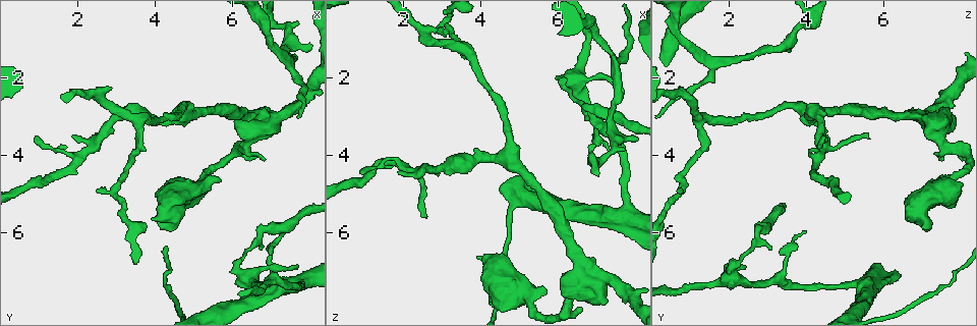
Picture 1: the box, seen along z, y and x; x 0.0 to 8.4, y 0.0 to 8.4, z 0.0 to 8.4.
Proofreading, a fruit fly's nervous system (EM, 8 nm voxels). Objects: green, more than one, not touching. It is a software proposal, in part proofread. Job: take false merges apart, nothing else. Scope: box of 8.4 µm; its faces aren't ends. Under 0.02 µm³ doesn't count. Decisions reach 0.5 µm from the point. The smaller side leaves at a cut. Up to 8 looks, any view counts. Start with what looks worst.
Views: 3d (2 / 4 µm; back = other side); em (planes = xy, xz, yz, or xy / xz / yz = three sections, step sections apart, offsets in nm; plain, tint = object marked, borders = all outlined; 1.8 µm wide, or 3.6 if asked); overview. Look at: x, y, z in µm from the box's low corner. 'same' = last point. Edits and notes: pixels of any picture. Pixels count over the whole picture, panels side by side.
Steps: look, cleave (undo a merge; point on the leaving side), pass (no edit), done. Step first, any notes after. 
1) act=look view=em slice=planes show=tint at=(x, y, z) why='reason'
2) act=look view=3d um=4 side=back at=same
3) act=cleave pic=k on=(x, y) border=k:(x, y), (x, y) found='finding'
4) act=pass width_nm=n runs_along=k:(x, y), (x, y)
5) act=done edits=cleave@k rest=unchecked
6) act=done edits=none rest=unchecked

act=look view=3d um=4 at=(6.30, 3.80, 7.70) why='sudden change in width'

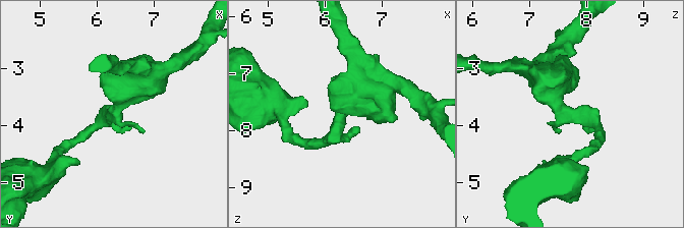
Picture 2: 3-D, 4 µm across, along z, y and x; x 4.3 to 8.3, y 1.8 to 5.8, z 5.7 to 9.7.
act=look view=em slice=yz step=4 show=tint at=(6.30, 3.75, 7.65) why='now the EM'

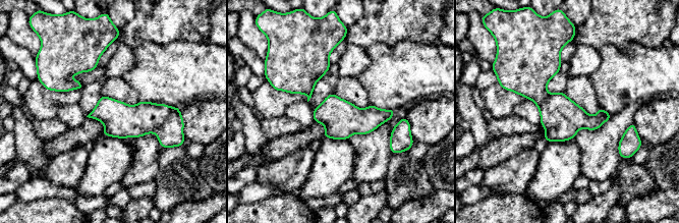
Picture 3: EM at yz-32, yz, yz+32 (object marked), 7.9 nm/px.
act=look view=em slice=planes show=tint at=same why='cut it another way'

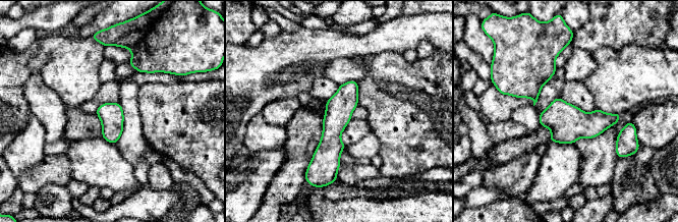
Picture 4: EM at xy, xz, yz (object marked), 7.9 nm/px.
act=pass runs_along=4:(354, 82), (331, 131), (334, 175) found='continuous, no second cell'

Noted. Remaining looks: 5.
act=look view=em slice=planes show=tint at=(6.50, 7.15, 2.00) why='a fork'

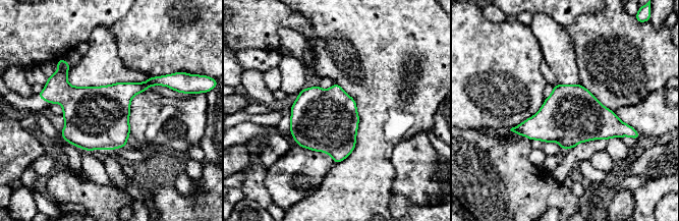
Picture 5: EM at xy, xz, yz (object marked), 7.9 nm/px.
act=pass found='one cell here'

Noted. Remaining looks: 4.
act=look view=3d um=2 side=back at=(3.55, 3.15, 1.20) why='three arms meet'

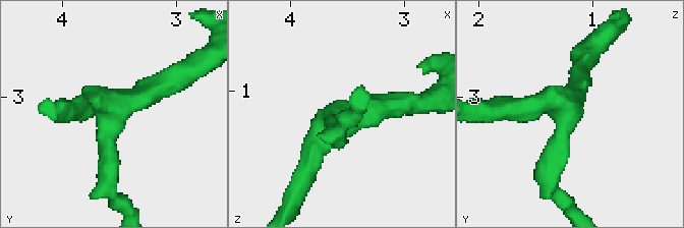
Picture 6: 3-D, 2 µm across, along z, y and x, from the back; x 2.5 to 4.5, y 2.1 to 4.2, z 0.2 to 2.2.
act=look view=em slice=planes show=tint at=(3.60, 3.14, 1.22) arms=3 arm_widths_nm=170,190,190

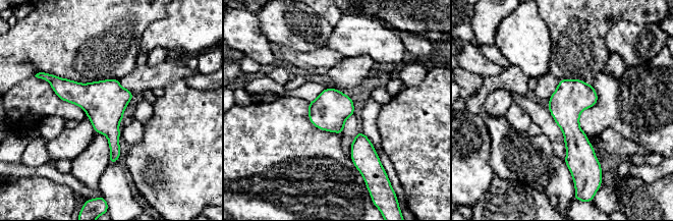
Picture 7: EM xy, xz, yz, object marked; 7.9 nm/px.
act=pass runs_along=7:(563, 81), (576, 167) found='one cell here'

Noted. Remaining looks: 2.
act=done edits=none rest=unchecked

